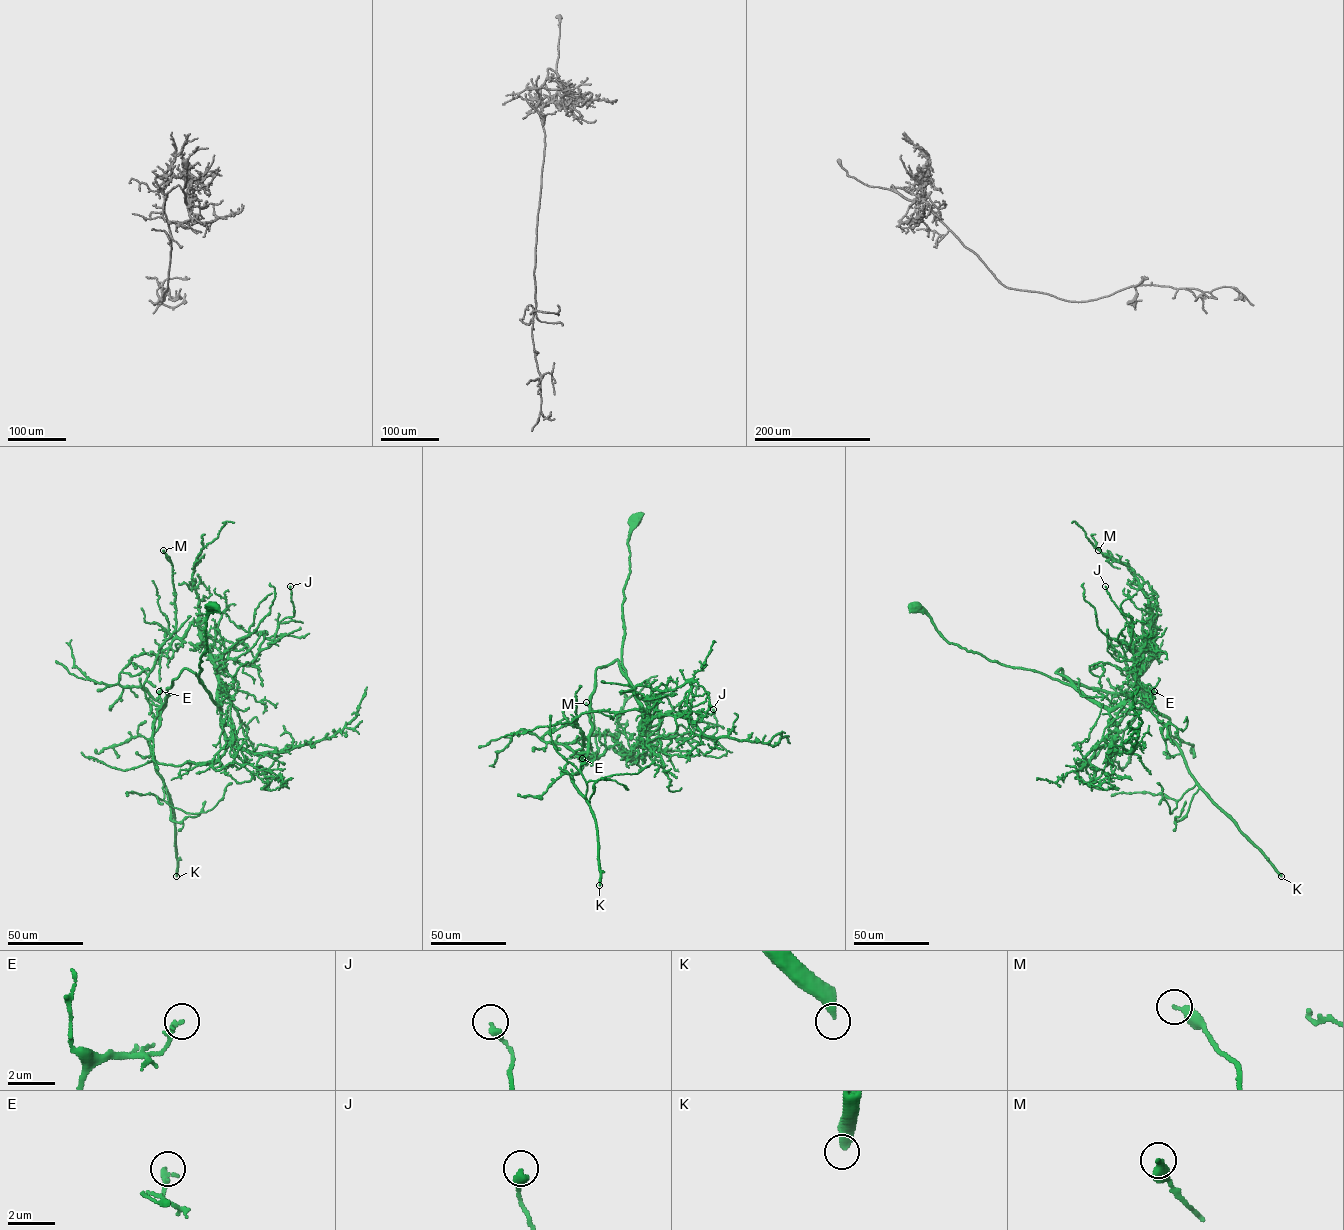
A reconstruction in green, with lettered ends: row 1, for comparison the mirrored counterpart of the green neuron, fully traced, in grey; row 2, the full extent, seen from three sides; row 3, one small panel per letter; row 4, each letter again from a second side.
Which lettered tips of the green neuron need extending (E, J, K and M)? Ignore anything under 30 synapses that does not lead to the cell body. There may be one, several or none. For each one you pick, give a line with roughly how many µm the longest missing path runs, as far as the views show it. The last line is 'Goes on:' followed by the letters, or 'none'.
K: Missing length about 550 µm
Goes on: K

